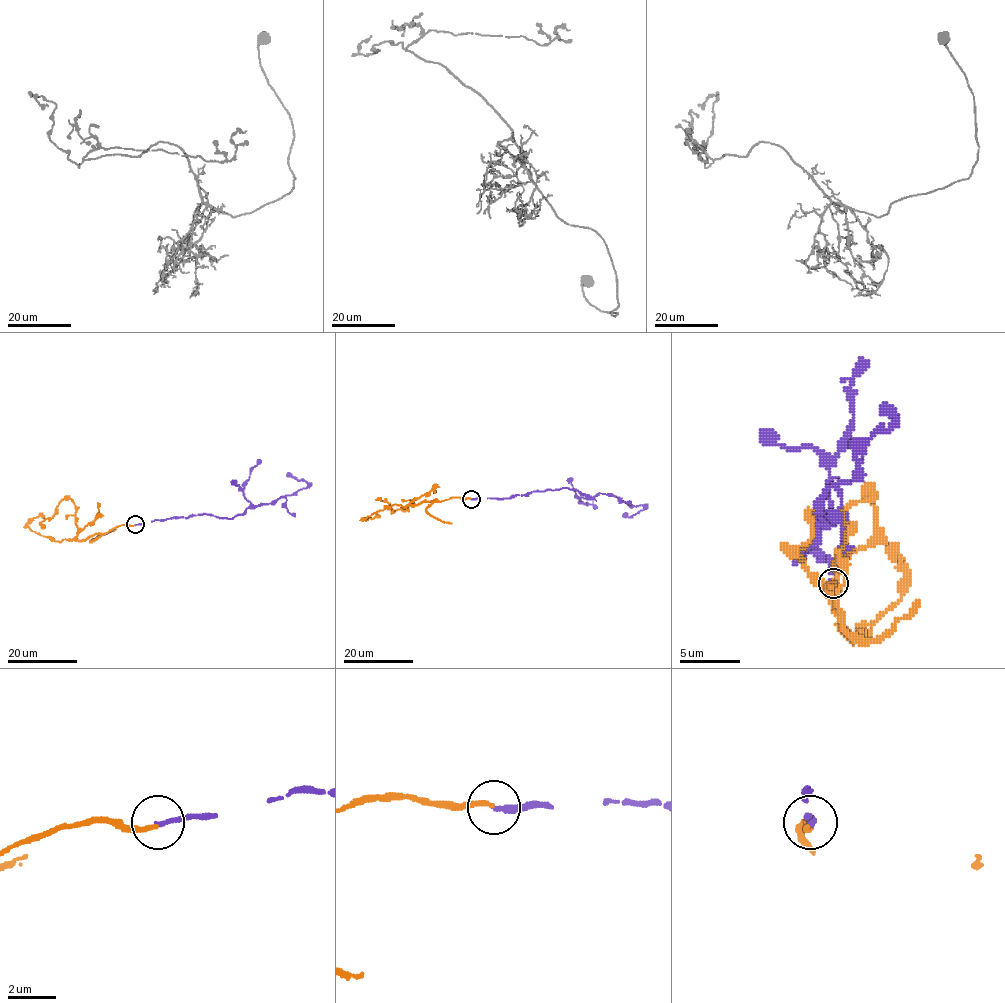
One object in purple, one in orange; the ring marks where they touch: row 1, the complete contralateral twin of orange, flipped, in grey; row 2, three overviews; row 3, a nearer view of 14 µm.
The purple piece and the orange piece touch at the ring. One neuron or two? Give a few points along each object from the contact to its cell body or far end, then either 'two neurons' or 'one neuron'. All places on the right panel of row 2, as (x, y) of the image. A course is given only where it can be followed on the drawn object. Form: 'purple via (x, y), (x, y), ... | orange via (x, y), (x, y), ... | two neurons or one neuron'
purple via (832, 582), (829, 558), (805, 546), (796, 561), (826, 519), (814, 510), (895, 420), (883, 405) | orange via (832, 585), (853, 639), (835, 609), (844, 513), (871, 495), (874, 537), (841, 561), (829, 597) | two neurons

